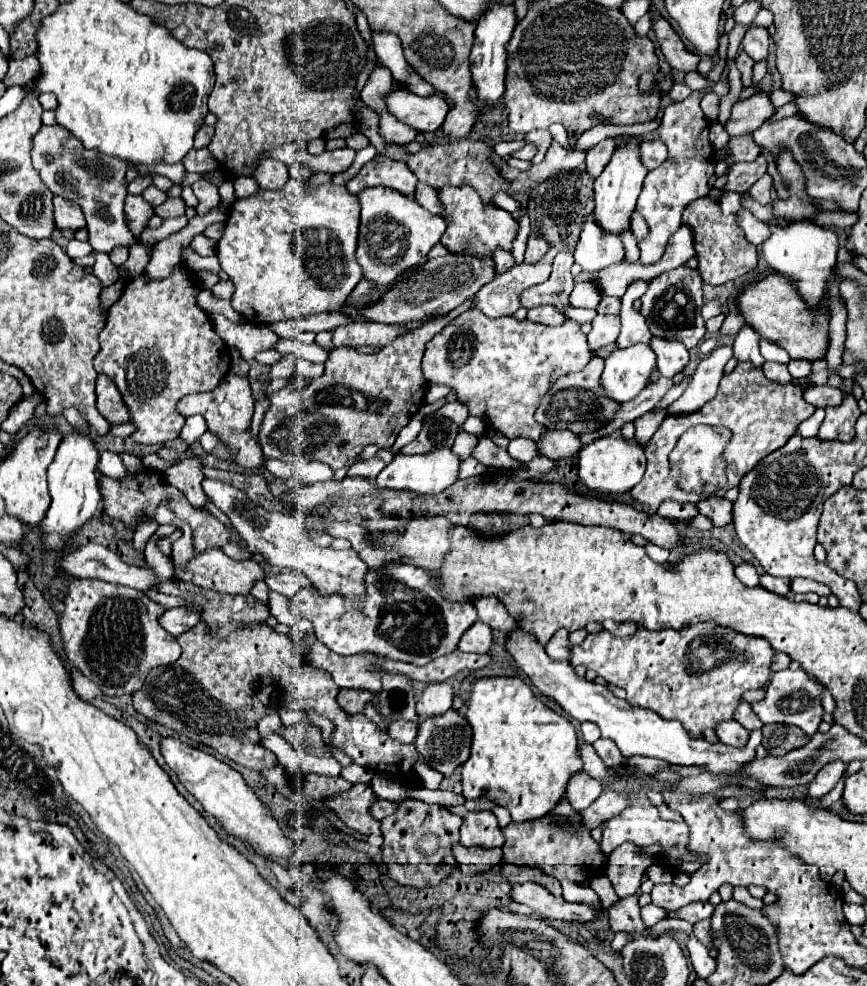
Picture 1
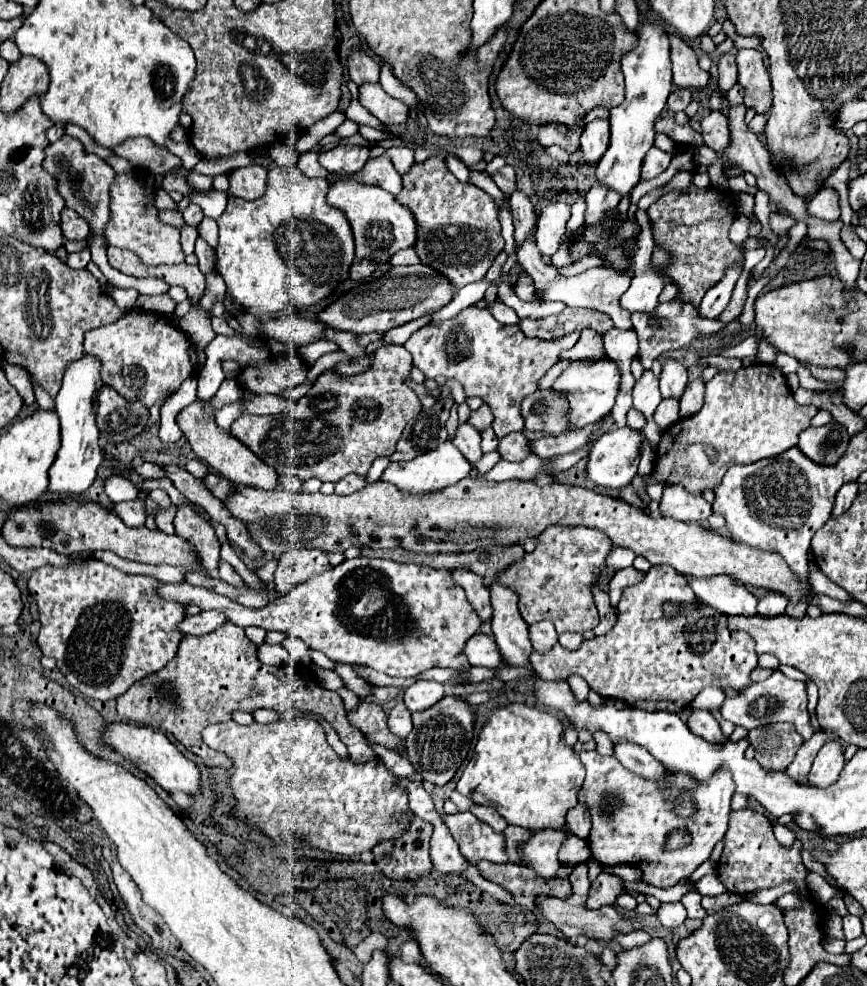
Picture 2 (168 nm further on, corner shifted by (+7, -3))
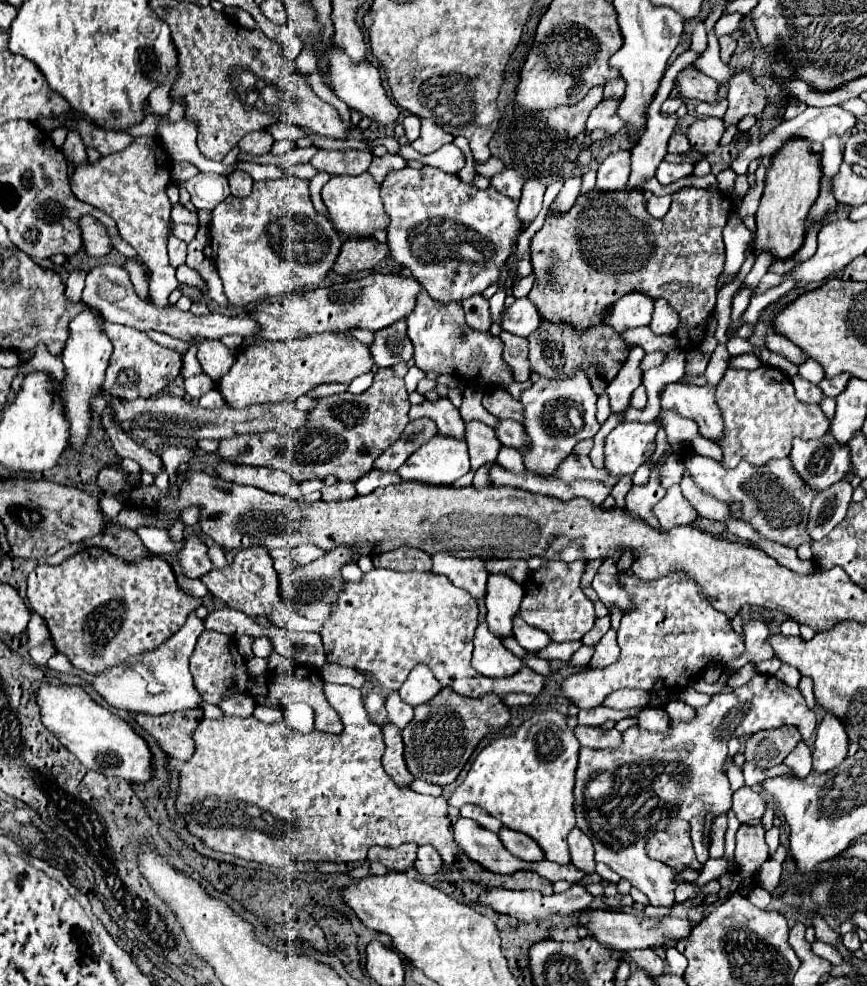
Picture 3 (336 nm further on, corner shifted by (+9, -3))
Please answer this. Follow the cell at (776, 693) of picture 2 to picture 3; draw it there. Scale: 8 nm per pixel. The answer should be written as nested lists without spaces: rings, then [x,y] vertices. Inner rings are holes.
[[[759,674],[759,676],[755,676],[755,678],[753,678],[749,684],[745,684],[745,686],[739,686],[739,688],[729,690],[729,692],[715,694],[715,696],[711,698],[711,702],[709,702],[705,708],[699,708],[699,710],[697,710],[697,718],[695,718],[691,724],[675,724],[675,722],[673,722],[671,732],[669,732],[667,736],[661,736],[661,734],[655,734],[655,732],[643,732],[643,730],[631,726],[631,728],[627,728],[627,730],[623,732],[623,748],[617,748],[617,750],[593,750],[593,748],[581,748],[581,750],[579,750],[577,782],[575,782],[575,812],[577,812],[577,826],[579,826],[579,828],[581,828],[581,830],[593,840],[595,860],[607,864],[607,866],[609,866],[611,870],[615,870],[621,878],[629,880],[635,888],[639,888],[643,894],[647,894],[647,898],[649,898],[651,905],[662,907],[671,907],[675,905],[677,878],[697,878],[699,872],[697,872],[695,868],[689,868],[689,866],[683,868],[683,870],[679,872],[679,870],[671,868],[669,864],[659,864],[659,862],[651,860],[651,858],[647,856],[647,852],[645,852],[645,844],[649,842],[649,838],[651,838],[657,830],[663,830],[669,822],[673,822],[673,820],[687,820],[687,822],[691,824],[691,836],[693,836],[693,844],[695,844],[695,852],[697,852],[697,856],[699,856],[699,862],[705,864],[705,862],[709,860],[709,832],[711,832],[711,824],[713,824],[713,820],[715,820],[717,816],[723,816],[723,814],[727,814],[727,812],[731,810],[731,796],[733,796],[733,790],[731,790],[731,784],[729,784],[727,774],[723,772],[723,764],[725,764],[725,759],[728,757],[727,743],[729,738],[731,738],[731,736],[753,734],[753,732],[763,730],[763,728],[779,728],[779,726],[787,726],[787,724],[789,724],[789,726],[795,726],[795,728],[801,732],[803,740],[809,740],[811,734],[813,734],[815,728],[817,728],[817,718],[815,718],[815,714],[807,708],[805,698],[803,698],[803,694],[799,692],[799,688],[791,688],[791,686],[787,686],[787,684],[785,684],[783,680],[779,680],[777,676],[765,676],[765,674]]]

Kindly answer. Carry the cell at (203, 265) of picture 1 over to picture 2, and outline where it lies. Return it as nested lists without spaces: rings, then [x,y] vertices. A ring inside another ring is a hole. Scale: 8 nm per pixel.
[[[137,172],[129,174],[117,174],[111,188],[109,188],[109,208],[111,216],[105,226],[105,238],[109,246],[117,246],[123,250],[135,252],[145,264],[159,266],[159,264],[181,264],[185,260],[185,254],[181,252],[179,244],[179,230],[173,226],[167,226],[159,220],[159,210],[153,204],[155,192],[151,192],[141,176]]]

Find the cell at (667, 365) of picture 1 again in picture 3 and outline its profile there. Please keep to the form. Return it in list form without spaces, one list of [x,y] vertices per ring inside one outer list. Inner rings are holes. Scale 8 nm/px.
[[[671,382],[663,388],[661,406],[665,410],[673,410],[685,418],[691,418],[699,424],[699,432],[717,440],[723,434],[721,412],[713,398],[713,386],[695,386],[687,382]]]

